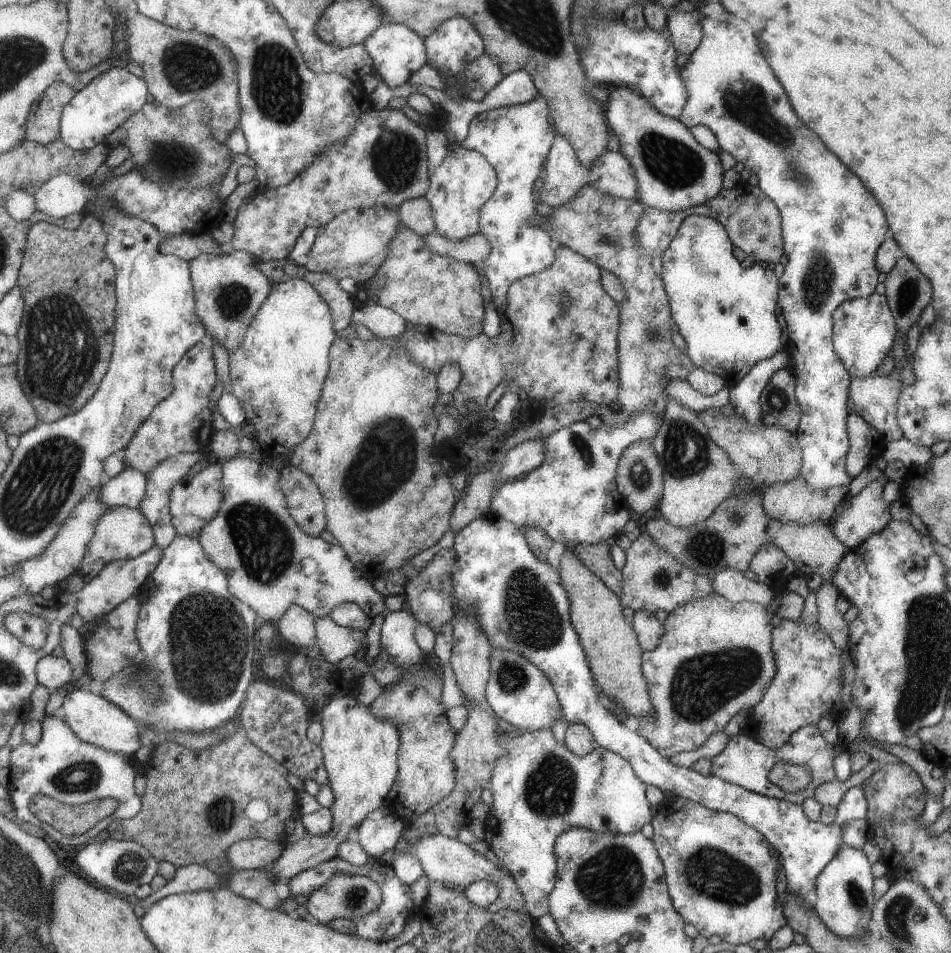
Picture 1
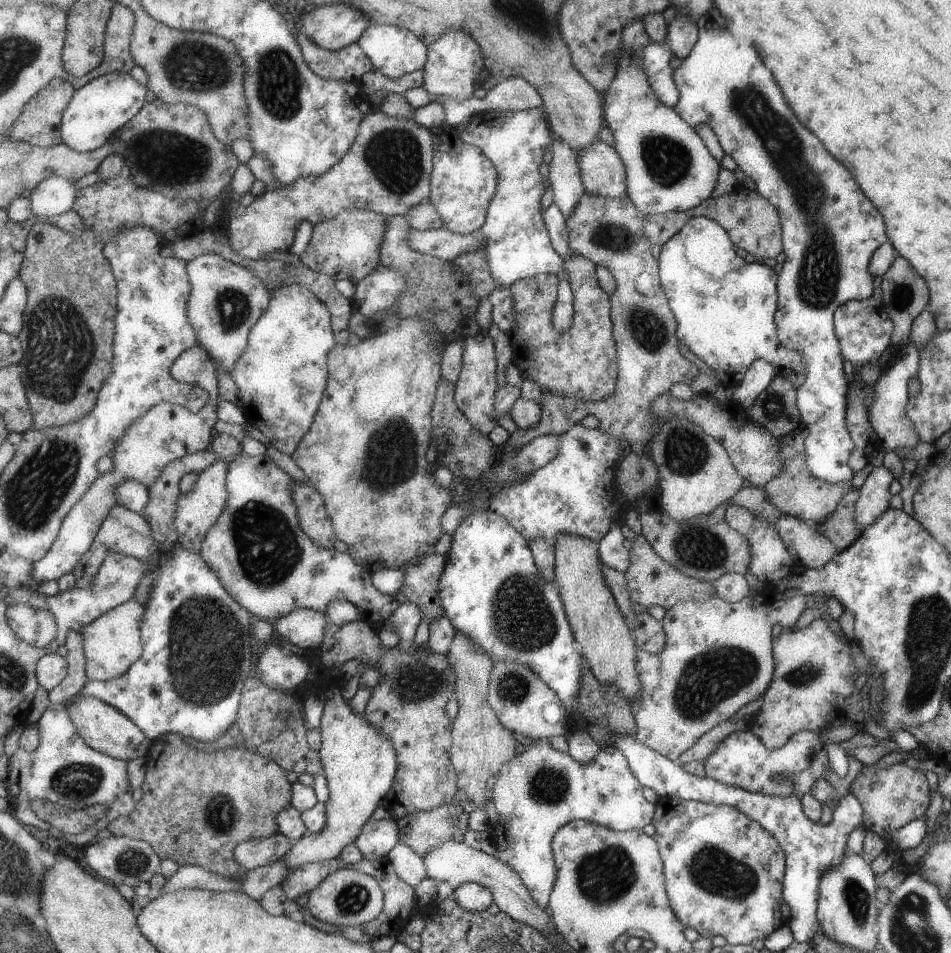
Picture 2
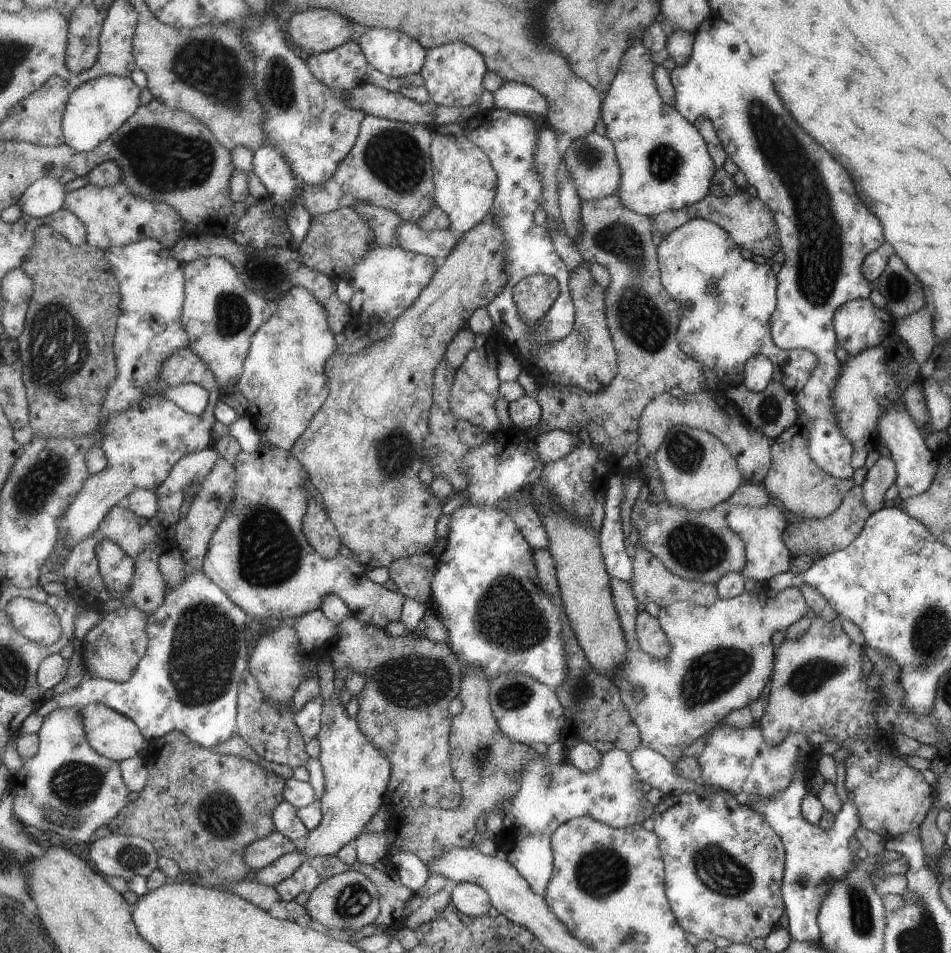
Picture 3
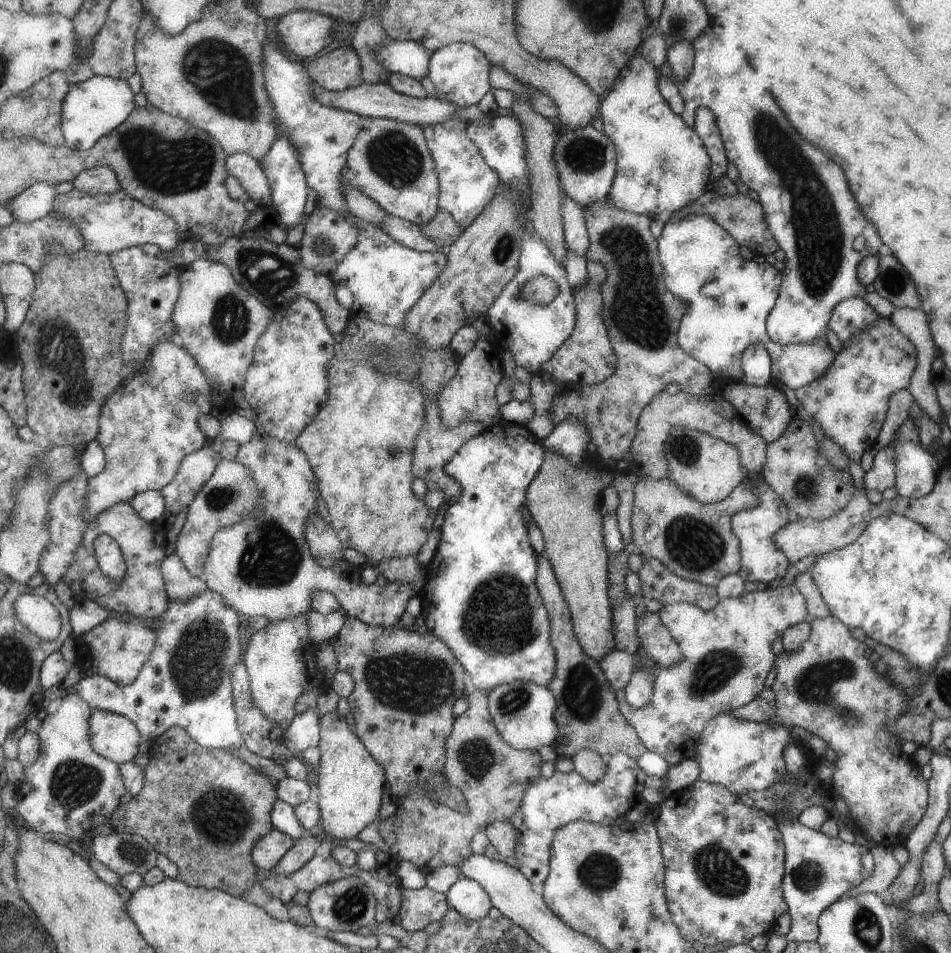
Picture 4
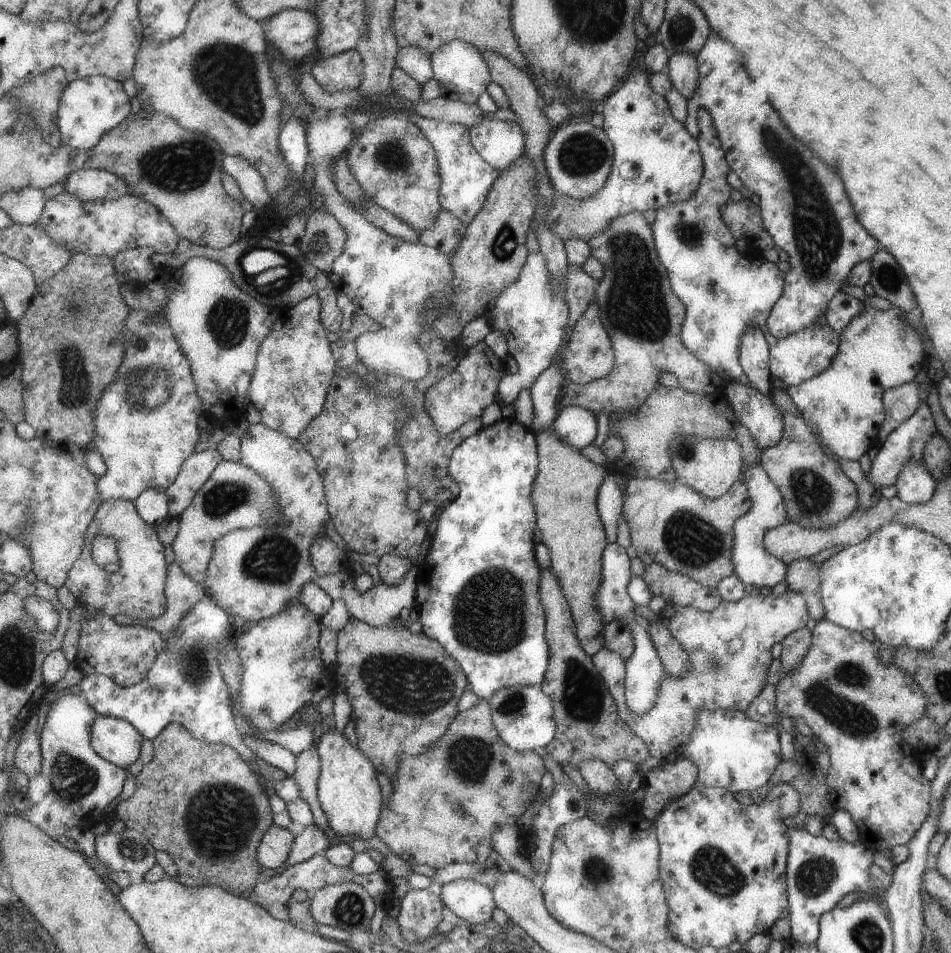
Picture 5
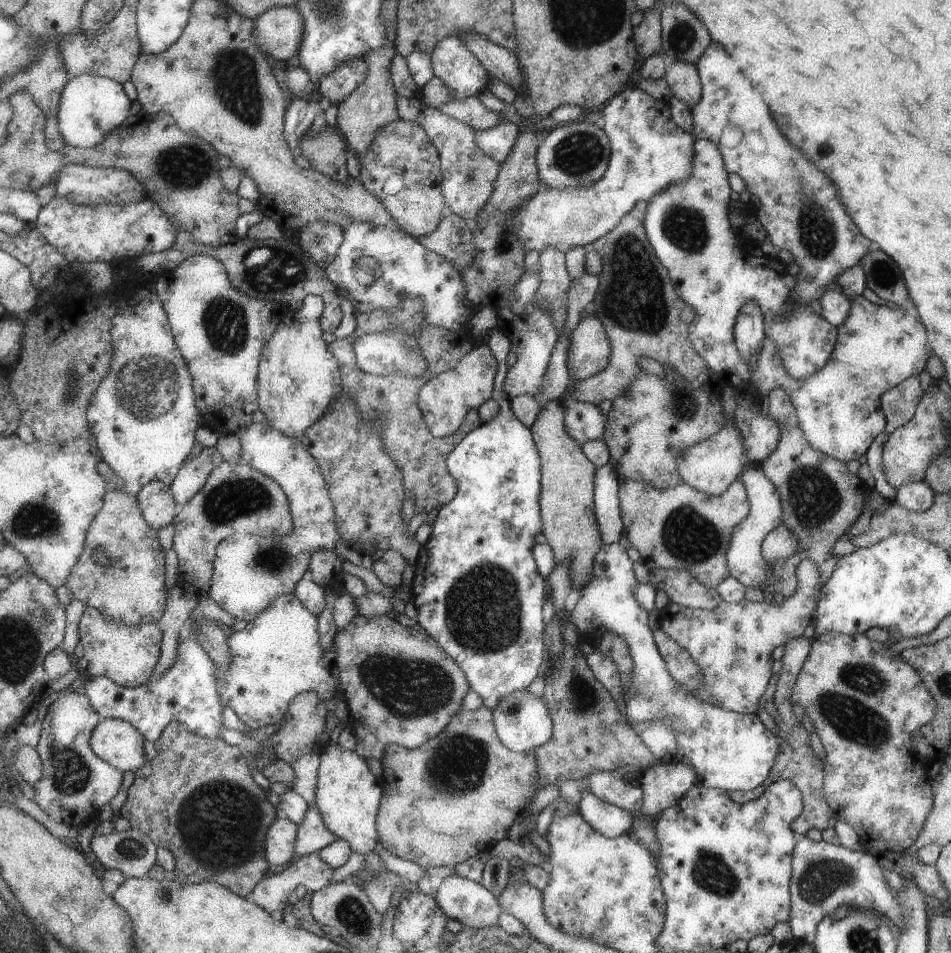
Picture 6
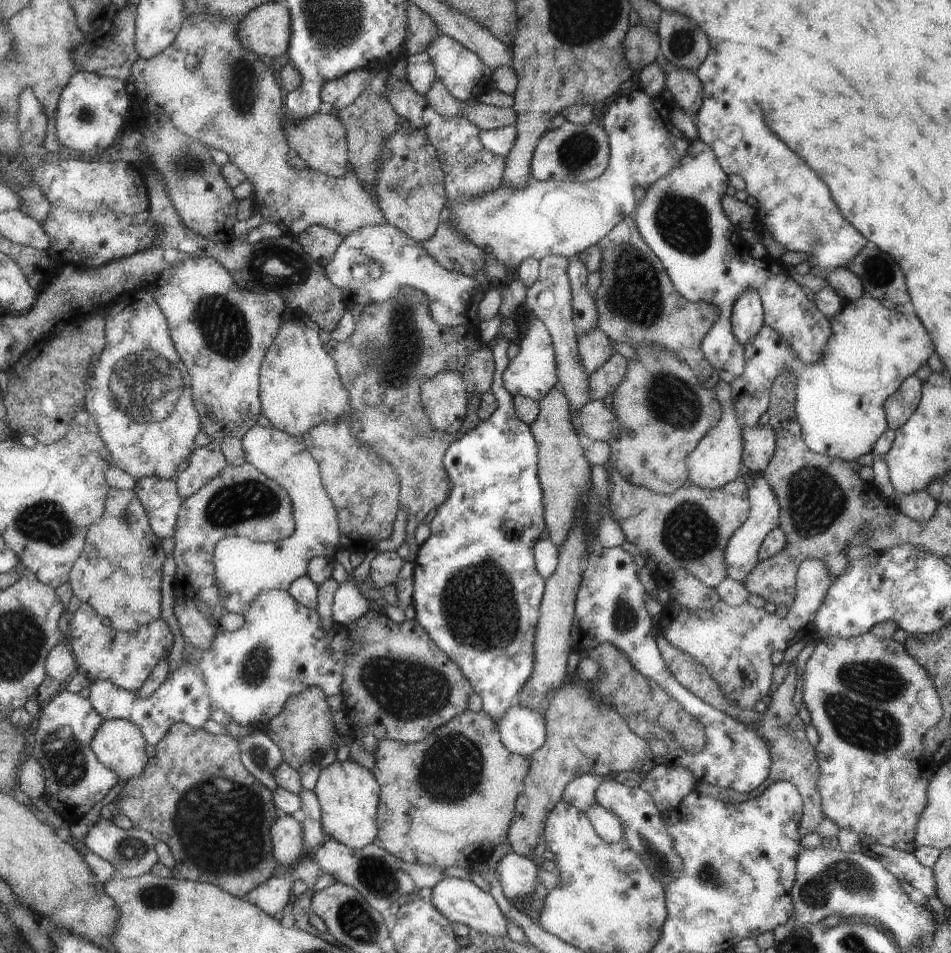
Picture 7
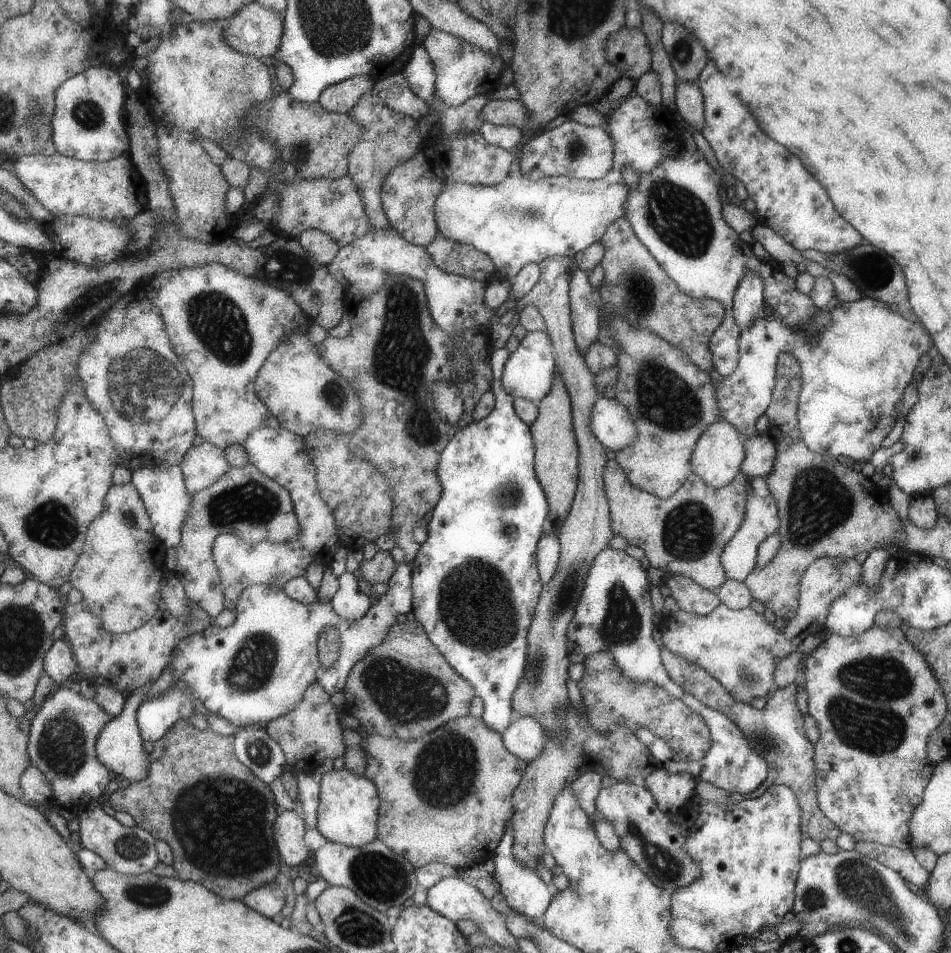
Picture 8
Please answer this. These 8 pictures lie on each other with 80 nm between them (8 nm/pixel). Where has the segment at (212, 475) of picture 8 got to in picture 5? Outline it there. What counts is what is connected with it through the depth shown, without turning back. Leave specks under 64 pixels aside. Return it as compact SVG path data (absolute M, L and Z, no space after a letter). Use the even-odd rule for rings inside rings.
M212 447L187 458L177 480L167 488L171 498L169 518L179 520L183 511L193 502L198 490L211 478L215 467L222 461L221 453Z

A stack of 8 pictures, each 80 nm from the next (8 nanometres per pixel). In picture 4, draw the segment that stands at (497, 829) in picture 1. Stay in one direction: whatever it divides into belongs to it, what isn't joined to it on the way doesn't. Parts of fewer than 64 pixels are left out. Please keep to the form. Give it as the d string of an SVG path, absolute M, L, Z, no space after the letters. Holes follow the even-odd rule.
M622 752L613 753L606 762L604 776L597 782L588 783L574 770L563 773L558 770L548 779L540 776L524 791L522 804L509 822L516 828L516 868L537 888L549 874L550 846L554 832L574 820L591 821L600 825L615 825L621 822L631 806L635 806L639 791L643 788L643 772L635 759ZM640 786L640 790L637 790Z

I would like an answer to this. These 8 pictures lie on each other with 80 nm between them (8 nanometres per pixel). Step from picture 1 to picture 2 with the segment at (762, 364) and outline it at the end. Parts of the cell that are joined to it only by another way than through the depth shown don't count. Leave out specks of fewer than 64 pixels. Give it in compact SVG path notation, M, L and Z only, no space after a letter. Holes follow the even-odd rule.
M755 359L749 367L743 378L736 387L732 387L732 398L737 404L740 404L747 410L753 401L761 394L762 390L769 386L773 377L777 375L777 369L763 359Z

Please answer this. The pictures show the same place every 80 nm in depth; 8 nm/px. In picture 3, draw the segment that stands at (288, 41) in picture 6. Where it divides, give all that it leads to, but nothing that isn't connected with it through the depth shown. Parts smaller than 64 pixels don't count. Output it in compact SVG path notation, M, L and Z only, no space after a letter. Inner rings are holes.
M305 9L293 13L284 27L285 36L304 52L330 51L347 42L353 21L327 9Z

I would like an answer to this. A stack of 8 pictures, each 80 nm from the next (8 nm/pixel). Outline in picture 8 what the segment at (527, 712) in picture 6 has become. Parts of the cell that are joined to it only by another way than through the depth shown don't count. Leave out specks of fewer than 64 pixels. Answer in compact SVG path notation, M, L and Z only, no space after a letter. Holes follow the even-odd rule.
M513 715L511 723L500 736L510 754L527 763L537 758L545 747L546 734L542 725L531 716Z

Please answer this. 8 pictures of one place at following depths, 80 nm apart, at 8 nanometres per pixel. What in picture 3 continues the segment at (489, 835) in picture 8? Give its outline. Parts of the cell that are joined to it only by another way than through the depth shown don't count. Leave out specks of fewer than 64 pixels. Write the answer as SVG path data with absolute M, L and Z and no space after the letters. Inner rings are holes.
M460 662L462 669L461 690L457 697L462 702L462 709L458 715L453 716L450 724L450 767L453 778L460 784L462 789L462 802L456 809L435 808L407 808L396 816L391 816L386 824L385 836L389 853L393 851L405 851L414 854L428 867L436 858L446 853L450 848L470 847L470 840L474 838L475 822L483 819L484 822L491 814L499 813L501 816L502 802L510 799L518 790L518 774L526 767L528 761L536 756L535 749L530 746L513 742L505 736L498 727L497 720L490 708L489 678L482 673L482 669L472 667L468 663Z

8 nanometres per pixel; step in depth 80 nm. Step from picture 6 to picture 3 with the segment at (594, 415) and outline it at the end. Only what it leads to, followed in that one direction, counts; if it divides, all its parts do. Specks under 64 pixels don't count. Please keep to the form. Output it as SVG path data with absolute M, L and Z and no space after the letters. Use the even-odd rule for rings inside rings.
M561 429L539 433L534 439L534 455L545 464L552 464L562 459L575 448L577 435Z

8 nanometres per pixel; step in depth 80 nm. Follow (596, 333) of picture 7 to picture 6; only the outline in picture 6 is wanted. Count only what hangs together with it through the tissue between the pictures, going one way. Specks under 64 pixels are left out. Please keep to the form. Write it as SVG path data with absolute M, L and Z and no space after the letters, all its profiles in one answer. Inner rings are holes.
M592 310L570 332L566 366L573 380L601 372L610 360L610 341Z

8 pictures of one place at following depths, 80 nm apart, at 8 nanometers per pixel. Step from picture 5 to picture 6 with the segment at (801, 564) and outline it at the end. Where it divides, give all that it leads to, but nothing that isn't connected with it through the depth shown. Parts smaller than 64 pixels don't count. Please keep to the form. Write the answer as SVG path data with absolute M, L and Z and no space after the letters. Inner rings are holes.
M772 388L767 395L766 406L767 416L778 424L781 435L775 450L758 465L779 495L782 508L780 522L794 533L799 548L785 560L770 562L770 577L758 588L768 599L777 593L787 598L797 590L796 566L803 559L812 560L819 565L821 584L831 576L839 558L831 555L831 548L862 514L866 494L865 486L855 473L850 473L845 468L845 462L811 448L805 441L790 396L784 388Z

